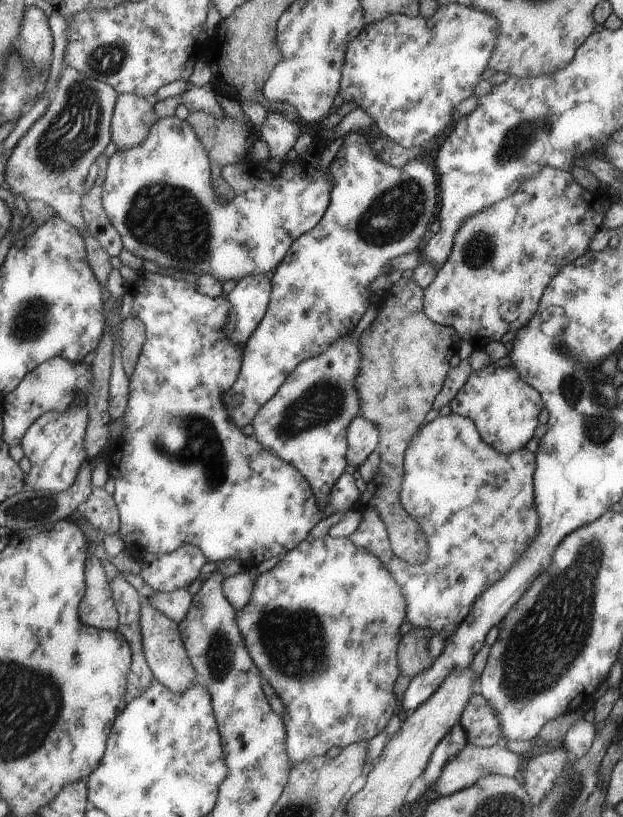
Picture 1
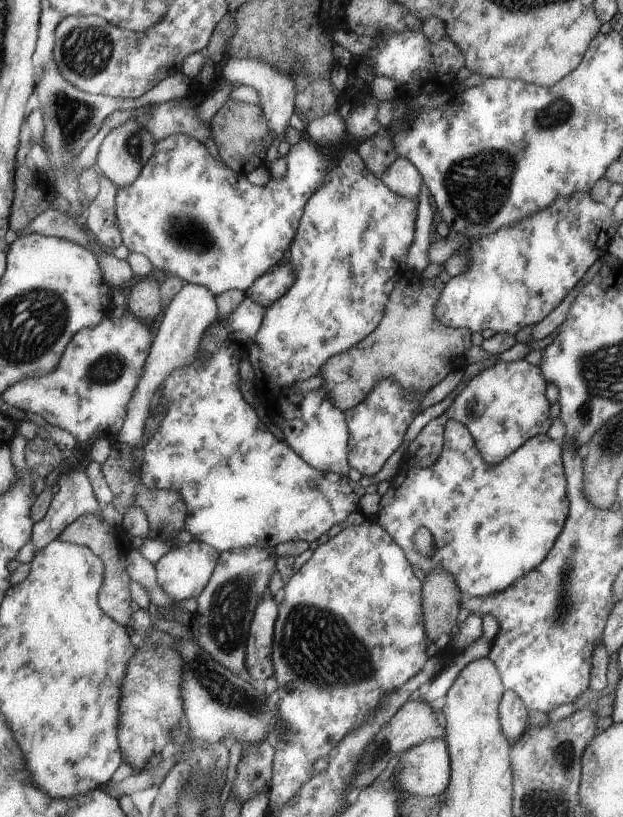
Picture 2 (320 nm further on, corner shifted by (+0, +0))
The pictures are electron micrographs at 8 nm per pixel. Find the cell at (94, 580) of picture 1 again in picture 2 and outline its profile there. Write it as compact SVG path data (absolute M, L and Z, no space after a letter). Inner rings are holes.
M103 511L96 514L83 514L69 524L59 535L58 539L75 545L92 549L105 566L103 585L99 592L98 602L106 616L112 617L118 624L124 626L132 621L131 590L128 590L130 576L128 573L128 536L119 526L110 525L103 516Z

